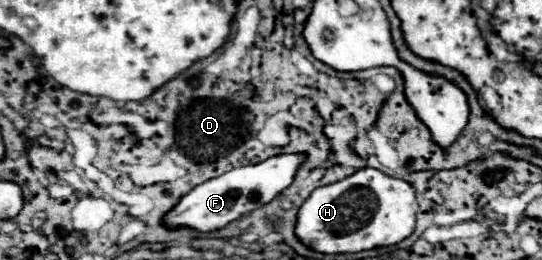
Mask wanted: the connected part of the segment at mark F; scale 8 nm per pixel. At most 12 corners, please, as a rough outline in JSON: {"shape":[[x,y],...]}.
{"shape":[[282,153],[194,187],[164,217],[202,233],[270,203],[304,153]]}

